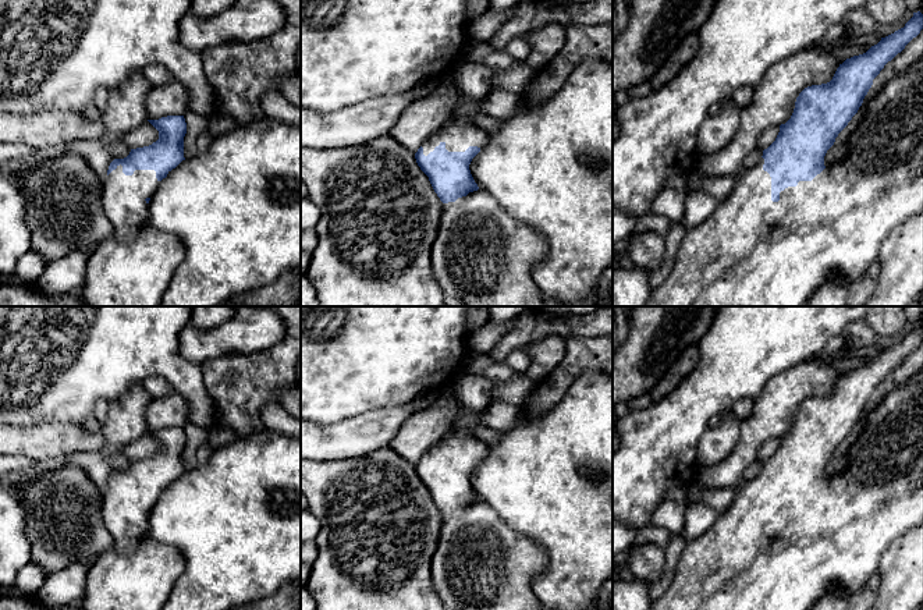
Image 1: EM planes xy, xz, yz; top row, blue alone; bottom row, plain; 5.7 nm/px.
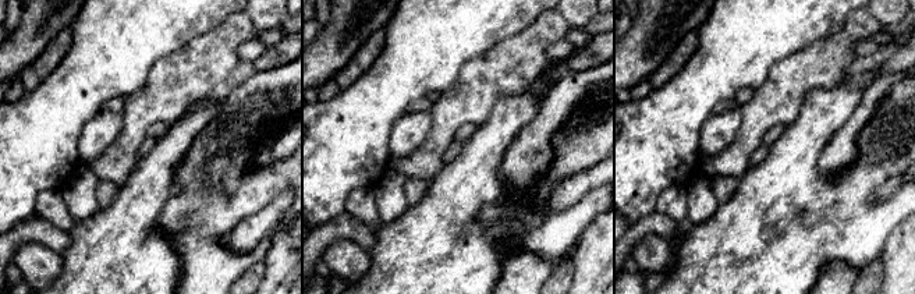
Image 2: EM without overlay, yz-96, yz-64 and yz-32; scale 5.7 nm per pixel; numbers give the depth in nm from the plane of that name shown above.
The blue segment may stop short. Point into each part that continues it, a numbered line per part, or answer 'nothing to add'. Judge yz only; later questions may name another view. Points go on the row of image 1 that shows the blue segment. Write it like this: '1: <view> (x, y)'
1: yz (751, 251)

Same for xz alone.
1: xz (458, 137)

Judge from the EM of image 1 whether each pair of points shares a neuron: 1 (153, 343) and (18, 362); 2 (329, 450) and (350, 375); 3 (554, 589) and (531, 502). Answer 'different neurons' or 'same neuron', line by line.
1: same neuron
2: different neurons
3: same neuron

